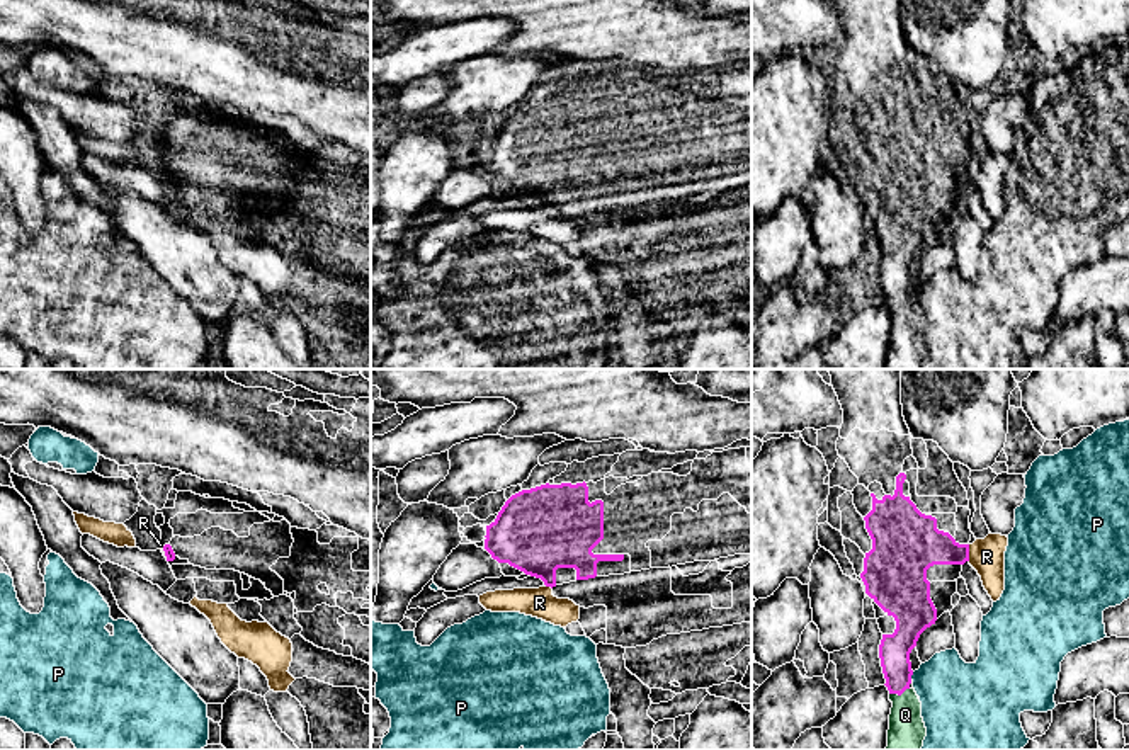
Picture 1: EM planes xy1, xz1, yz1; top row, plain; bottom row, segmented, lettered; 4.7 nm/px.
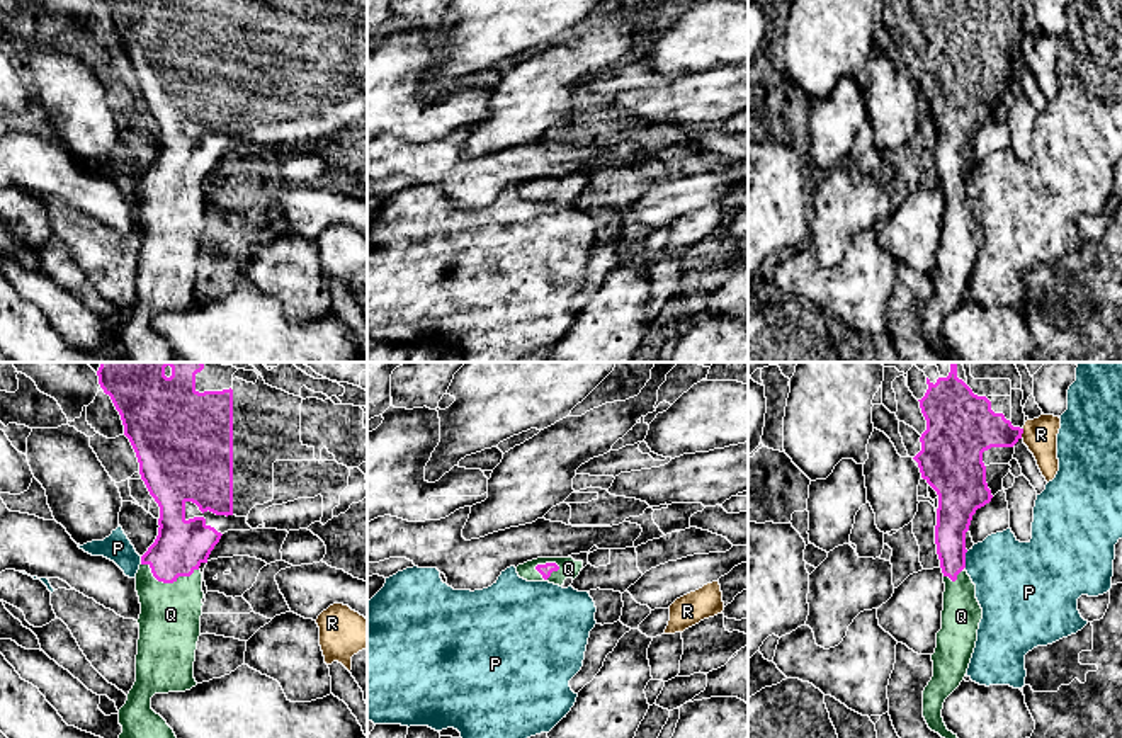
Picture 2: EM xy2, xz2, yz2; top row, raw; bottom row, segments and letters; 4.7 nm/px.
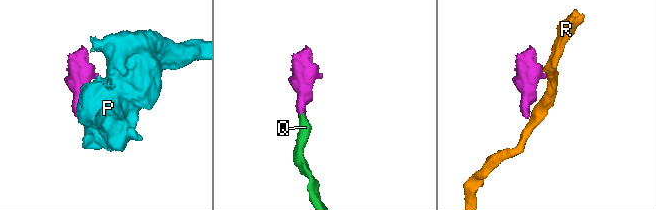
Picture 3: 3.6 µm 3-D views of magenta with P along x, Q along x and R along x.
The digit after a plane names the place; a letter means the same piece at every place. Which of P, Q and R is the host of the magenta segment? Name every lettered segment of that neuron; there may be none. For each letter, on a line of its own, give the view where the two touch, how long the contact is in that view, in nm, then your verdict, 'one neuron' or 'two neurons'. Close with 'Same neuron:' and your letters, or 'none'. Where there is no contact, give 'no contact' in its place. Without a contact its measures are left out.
P: yz2 | 80 nm | two neurons
Q: xy2 | 280 nm | one neuron
R: yz1 | 80 nm | two neurons
Same neuron: Q

